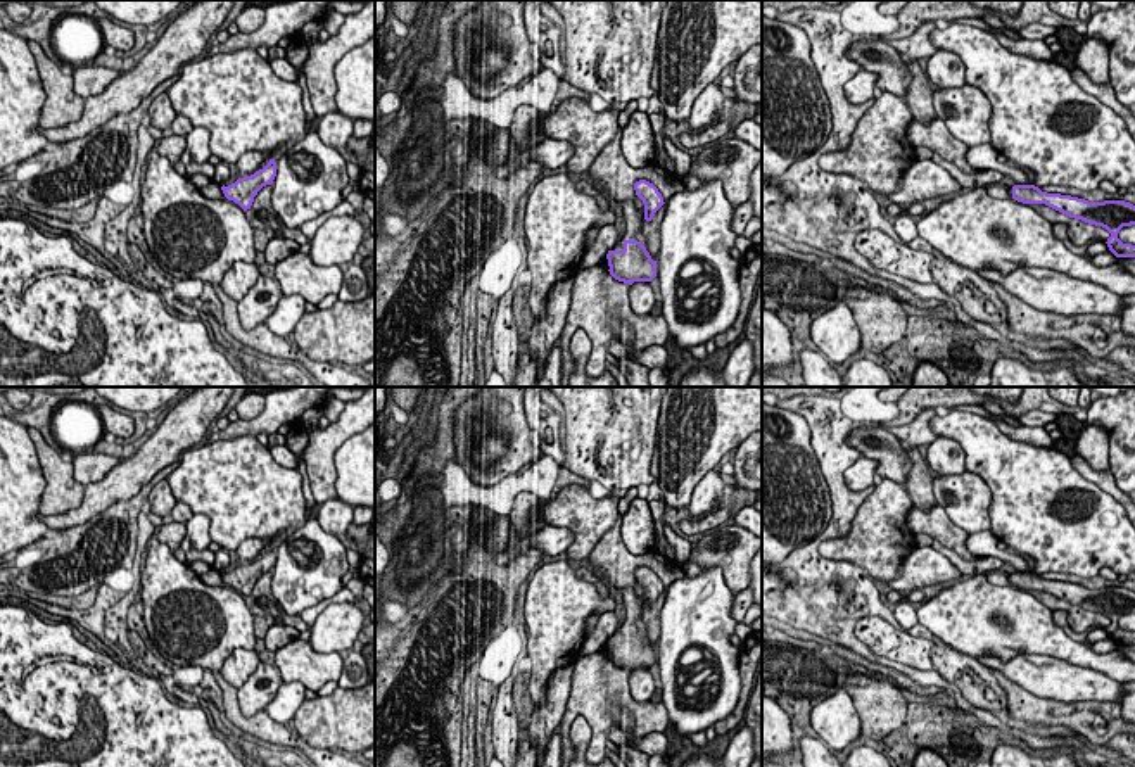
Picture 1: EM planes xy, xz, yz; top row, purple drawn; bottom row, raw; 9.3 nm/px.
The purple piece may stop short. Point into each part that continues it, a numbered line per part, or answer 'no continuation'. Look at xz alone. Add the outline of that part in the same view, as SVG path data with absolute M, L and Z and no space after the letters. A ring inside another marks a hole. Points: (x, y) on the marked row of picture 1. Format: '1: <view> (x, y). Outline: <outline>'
1: xz (633, 216). Outline: M580 178L577 181L577 190L584 192L587 195L593 195L601 209L620 206L624 209L624 218L625 218L625 231L622 233L624 240L637 240L646 247L646 238L641 233L641 223L644 219L644 211L639 211L634 202L631 200L612 200L606 199L598 188L591 185L587 178Z

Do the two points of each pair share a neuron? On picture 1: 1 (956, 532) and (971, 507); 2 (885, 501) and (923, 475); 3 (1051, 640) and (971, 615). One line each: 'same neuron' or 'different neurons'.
1: different neurons
2: different neurons
3: same neuron

